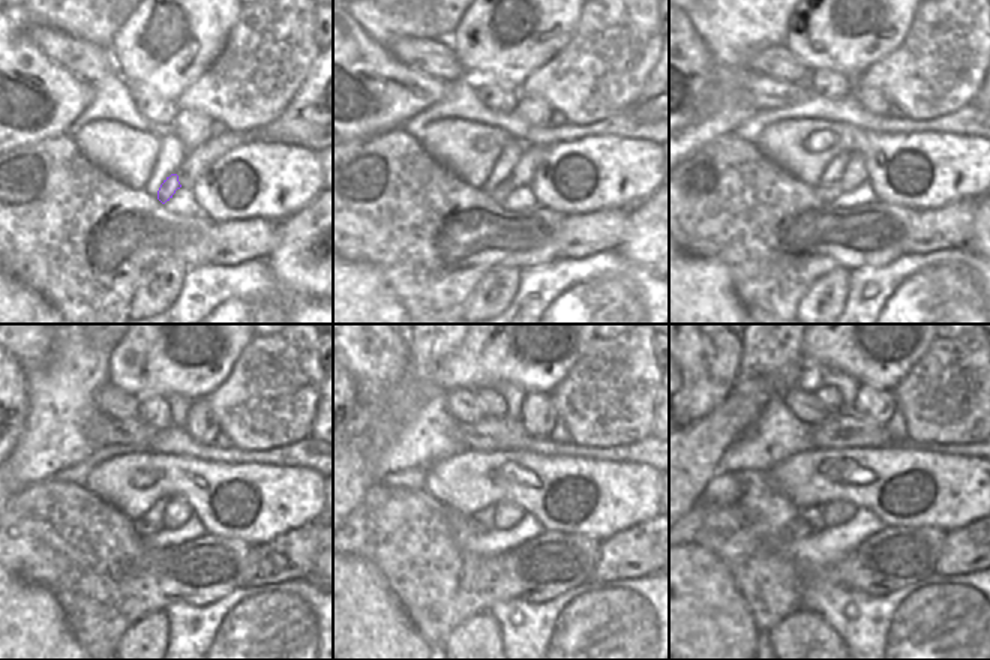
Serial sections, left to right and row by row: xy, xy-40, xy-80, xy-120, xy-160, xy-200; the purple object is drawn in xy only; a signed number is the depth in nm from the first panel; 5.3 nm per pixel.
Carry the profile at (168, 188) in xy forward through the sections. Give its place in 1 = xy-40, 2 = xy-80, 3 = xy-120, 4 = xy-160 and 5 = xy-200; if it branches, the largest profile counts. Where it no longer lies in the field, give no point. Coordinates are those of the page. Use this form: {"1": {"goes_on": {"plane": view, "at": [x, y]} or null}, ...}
{"1": {"goes_on": {"plane": "xy-40", "at": [498, 194]}}, "2": {"goes_on": {"plane": "xy-80", "at": [830, 192]}}, "3": {"goes_on": {"plane": "xy-120", "at": [143, 528]}}, "4": {"goes_on": {"plane": "xy-160", "at": [465, 527]}}, "5": {"goes_on": {"plane": "xy-200", "at": [794, 530]}}}

